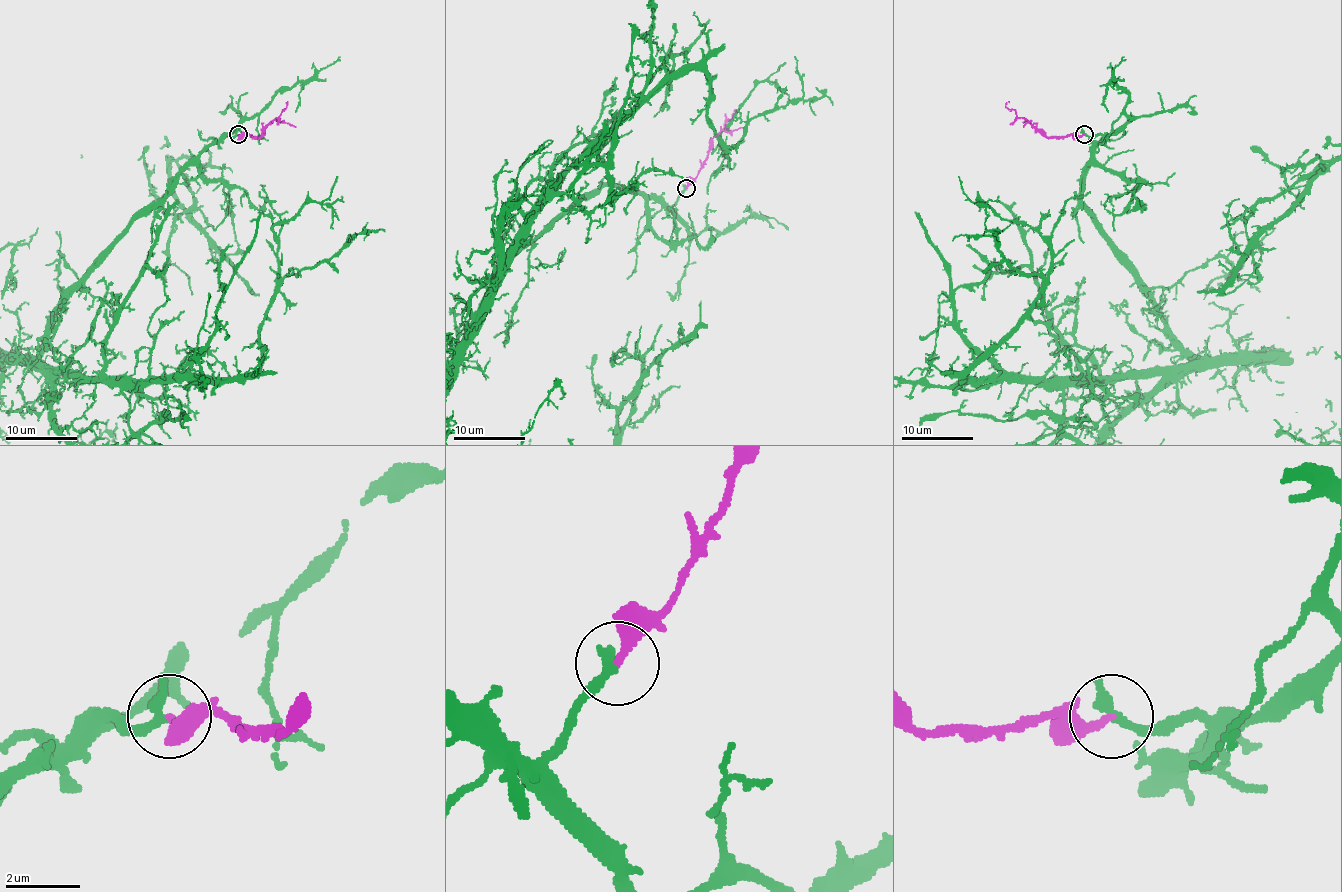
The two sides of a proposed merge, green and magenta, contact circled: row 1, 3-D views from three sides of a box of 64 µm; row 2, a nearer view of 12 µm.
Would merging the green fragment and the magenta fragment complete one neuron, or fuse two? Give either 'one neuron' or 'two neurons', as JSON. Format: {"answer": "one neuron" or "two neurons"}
{"answer": "one neuron"}

